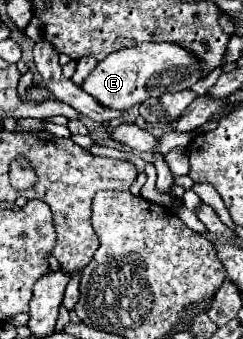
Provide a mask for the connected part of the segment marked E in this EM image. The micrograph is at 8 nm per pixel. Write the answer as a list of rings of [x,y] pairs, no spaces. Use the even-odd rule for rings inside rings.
[[[139,44],[109,54],[95,66],[91,76],[85,78],[81,90],[91,94],[101,106],[115,110],[129,110],[147,98],[163,96],[167,92],[179,92],[191,88],[201,78],[201,62],[175,44]]]

